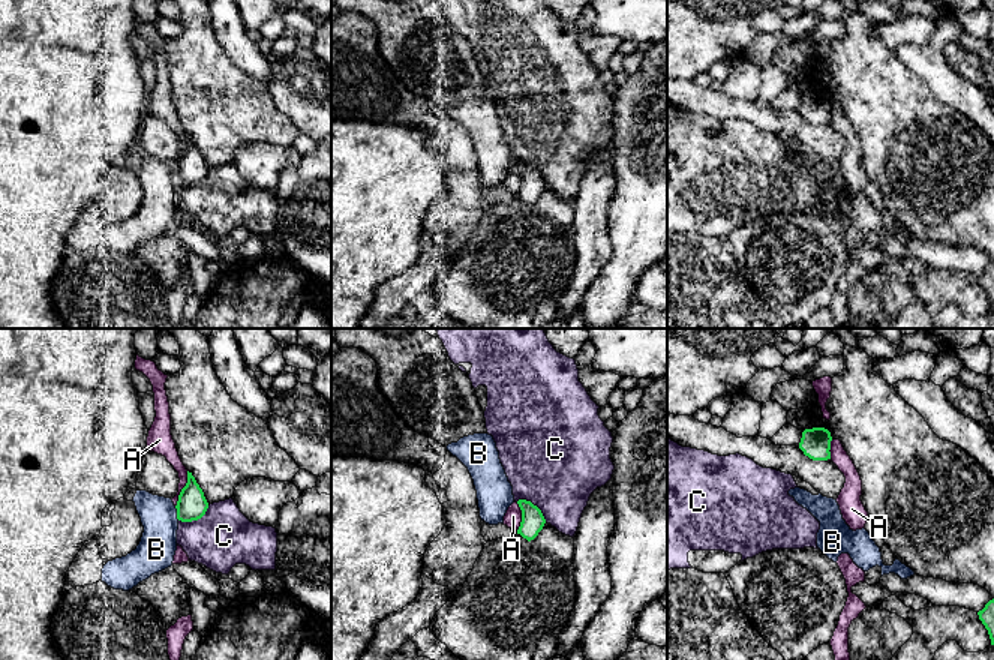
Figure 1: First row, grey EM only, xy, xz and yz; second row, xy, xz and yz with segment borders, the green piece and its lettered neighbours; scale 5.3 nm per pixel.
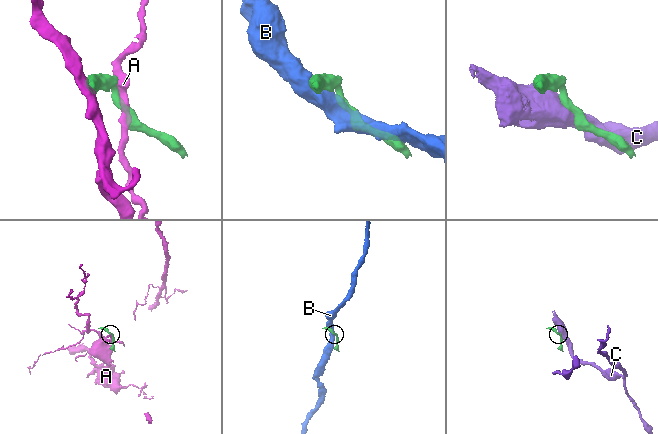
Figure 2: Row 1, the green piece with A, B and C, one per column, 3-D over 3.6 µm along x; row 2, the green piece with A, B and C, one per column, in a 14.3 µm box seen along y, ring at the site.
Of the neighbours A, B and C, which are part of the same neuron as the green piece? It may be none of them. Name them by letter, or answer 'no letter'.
no letter

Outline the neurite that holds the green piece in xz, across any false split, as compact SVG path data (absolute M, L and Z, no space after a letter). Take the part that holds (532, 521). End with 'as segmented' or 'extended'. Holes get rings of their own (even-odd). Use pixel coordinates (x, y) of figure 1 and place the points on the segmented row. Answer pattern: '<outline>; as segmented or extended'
M519 500L517 504L522 510L522 522L517 530L517 534L531 542L543 530L546 519L541 510L537 506L534 506L531 501Z; as segmented

